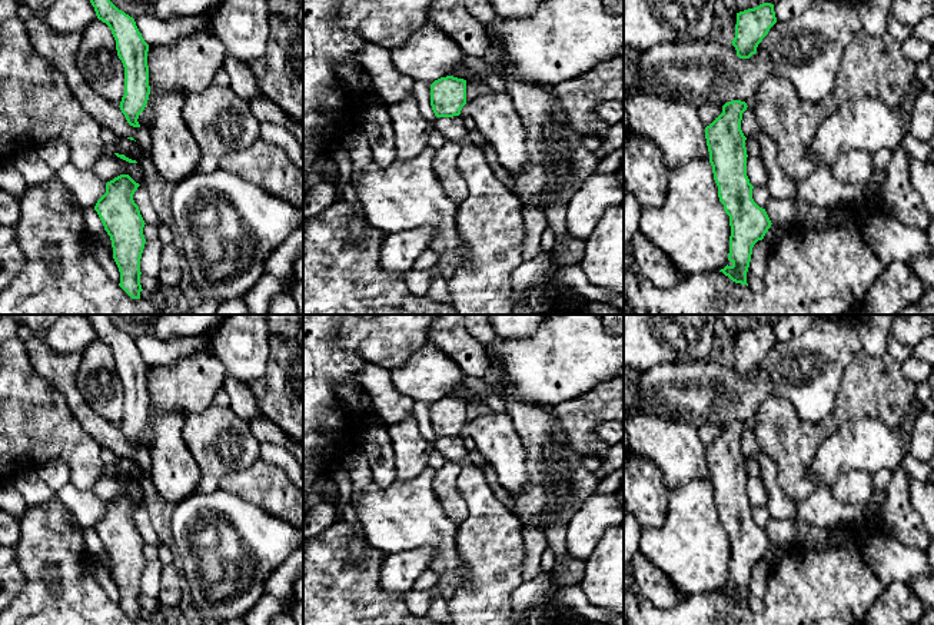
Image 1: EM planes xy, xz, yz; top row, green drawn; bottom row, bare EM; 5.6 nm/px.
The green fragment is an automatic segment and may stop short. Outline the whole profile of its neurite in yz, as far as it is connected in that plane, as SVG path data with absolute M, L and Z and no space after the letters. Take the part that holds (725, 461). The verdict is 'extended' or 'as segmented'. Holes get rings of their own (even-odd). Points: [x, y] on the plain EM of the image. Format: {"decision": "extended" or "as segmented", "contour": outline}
{"decision": "as segmented", "contour": "M741 420L725 423L722 433L705 448L705 459L718 518L731 546L728 581L732 585L719 592L732 602L748 606L747 592L752 568L764 559L772 543L765 529L754 522L754 506L747 496L747 458L741 451L747 428Z"}

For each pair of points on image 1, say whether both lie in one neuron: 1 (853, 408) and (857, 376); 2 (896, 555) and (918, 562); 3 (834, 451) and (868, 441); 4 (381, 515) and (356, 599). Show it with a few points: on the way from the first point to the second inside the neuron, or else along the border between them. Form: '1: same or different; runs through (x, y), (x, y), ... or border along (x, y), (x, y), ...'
1: same; runs through (854, 401), (857, 398), (857, 384)
2: same; runs through (901, 561), (913, 562)
3: same; runs through (843, 451), (860, 445)
4: different; border along (368, 542), (388, 554)

